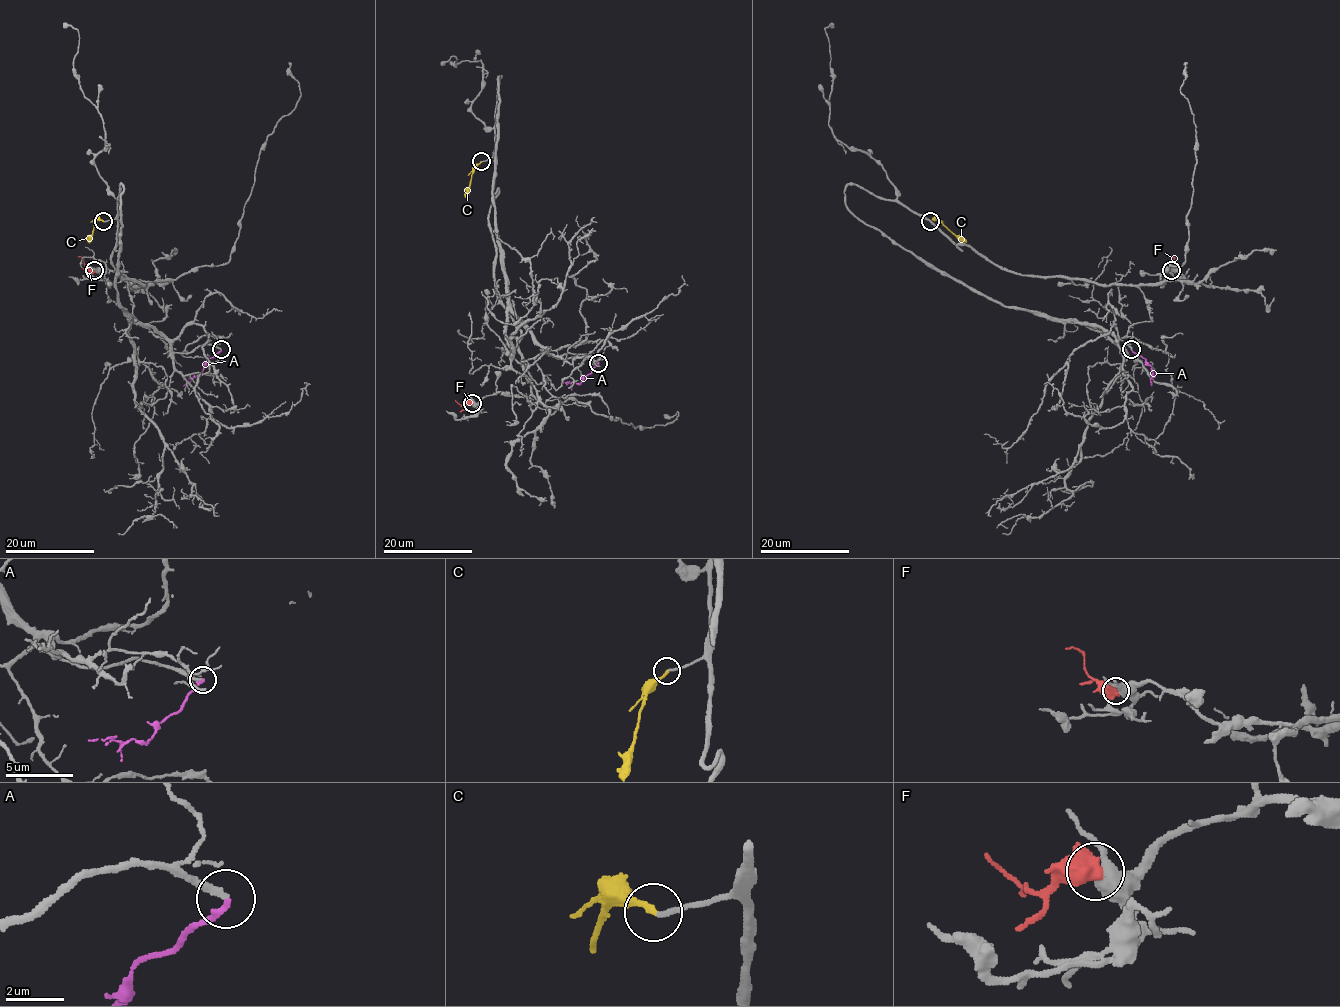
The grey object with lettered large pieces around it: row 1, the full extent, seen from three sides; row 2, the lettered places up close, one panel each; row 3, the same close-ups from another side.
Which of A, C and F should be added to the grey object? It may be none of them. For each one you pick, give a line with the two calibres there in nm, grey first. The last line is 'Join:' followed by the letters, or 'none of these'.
C: Thickness 170 nm (grey) against 200 nm
Join: C

